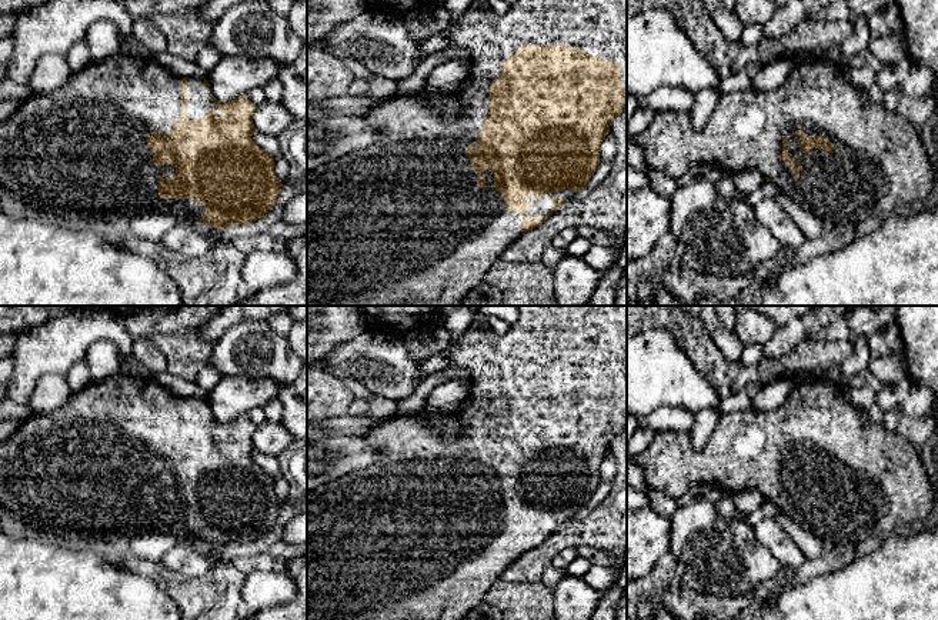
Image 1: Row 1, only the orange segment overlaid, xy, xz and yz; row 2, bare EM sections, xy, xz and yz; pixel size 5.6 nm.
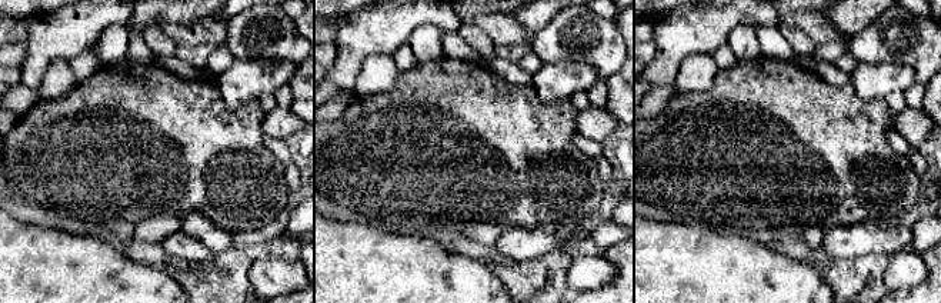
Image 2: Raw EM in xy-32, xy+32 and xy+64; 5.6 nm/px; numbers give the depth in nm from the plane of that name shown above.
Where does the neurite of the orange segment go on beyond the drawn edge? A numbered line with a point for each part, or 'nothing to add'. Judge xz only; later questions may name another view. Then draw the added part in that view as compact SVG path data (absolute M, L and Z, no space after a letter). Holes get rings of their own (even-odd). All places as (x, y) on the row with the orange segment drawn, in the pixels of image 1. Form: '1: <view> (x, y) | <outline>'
1: xz (410, 226) | M517 0L505 14L497 14L490 7L473 3L450 26L450 41L451 46L470 53L467 59L470 61L467 80L455 91L447 91L461 104L461 113L455 119L444 120L418 93L395 94L394 97L381 100L365 114L368 124L377 127L381 133L381 139L377 143L357 151L350 151L307 171L307 306L458 306L470 290L483 283L485 273L501 257L503 251L524 234L520 223L525 216L545 217L547 211L553 209L554 199L570 201L575 196L573 189L558 193L543 193L538 201L534 200L533 194L527 194L525 201L531 207L523 216L517 210L510 213L500 190L494 187L494 173L488 169L474 171L471 169L473 160L467 157L467 149L478 143L478 131L490 113L490 86L501 77L501 63L514 54L520 44L570 44L577 50L585 50L588 56L602 56L605 61L620 61L621 89L627 90L627 0Z

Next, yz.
1: yz (878, 163) | M810 57L795 63L787 80L771 91L755 89L721 93L714 113L701 130L692 127L690 111L664 110L655 113L650 127L635 139L644 150L650 167L678 179L690 171L694 164L714 164L728 173L758 170L770 177L780 193L785 194L804 210L817 214L824 223L858 227L868 221L882 221L897 213L897 209L925 199L934 189L938 173L928 159L919 131L912 123L899 117L897 111L888 111L882 104L869 100L867 91L858 90L847 79L844 70L824 57ZM797 130L807 136L825 136L834 150L825 153L821 147L812 147L808 153L800 150ZM782 139L788 139L788 157L800 161L800 179L778 157L782 153Z

